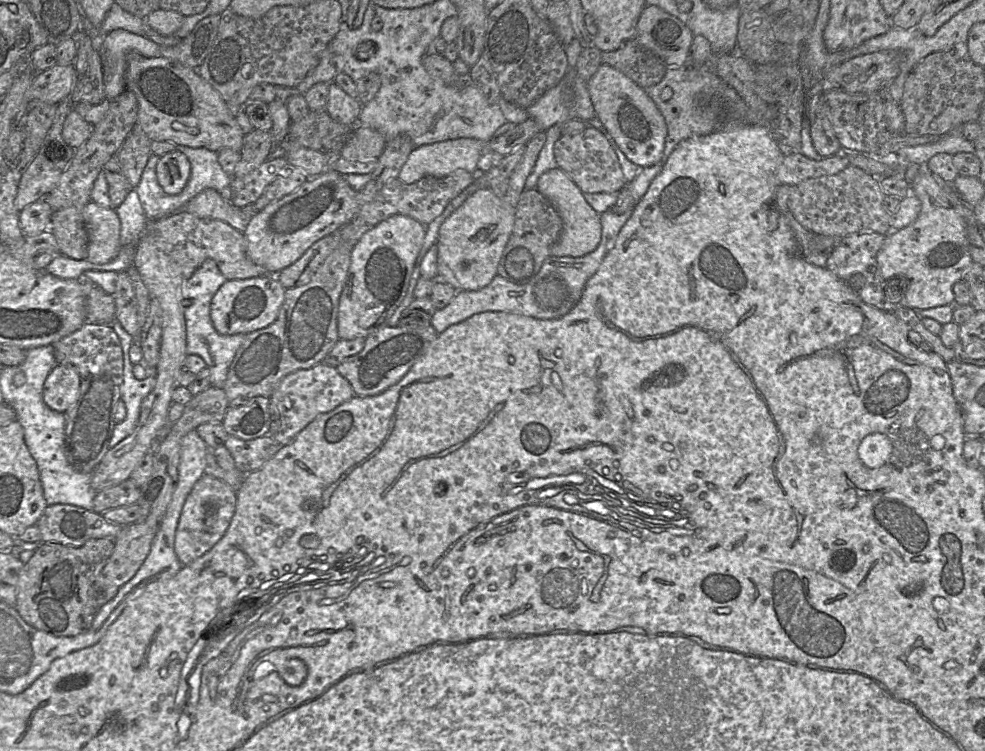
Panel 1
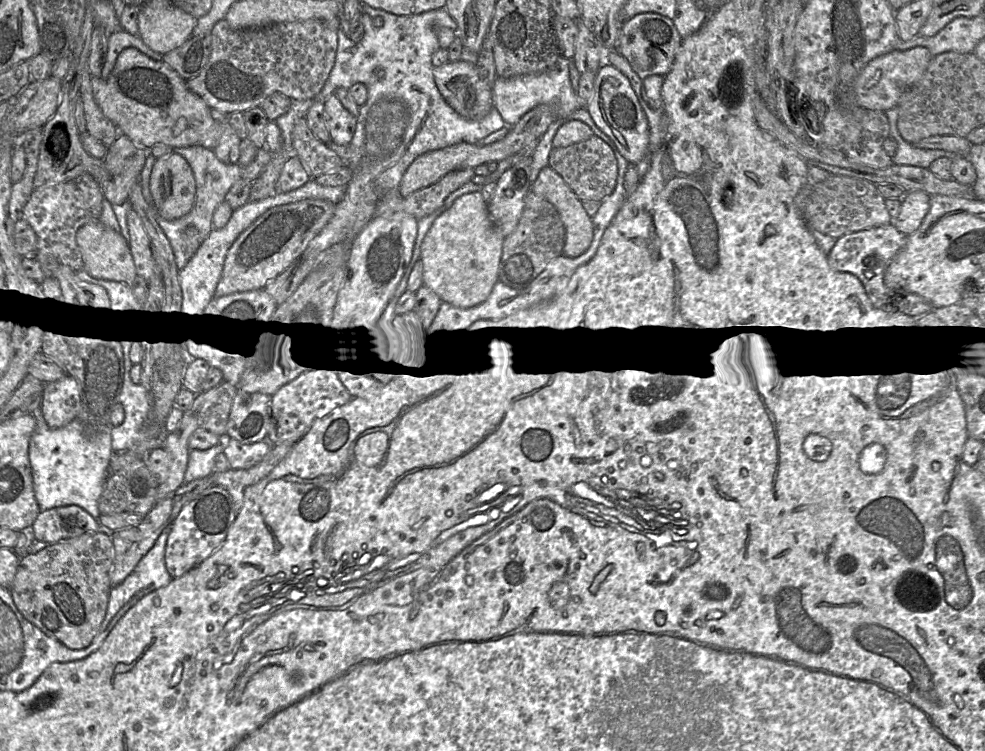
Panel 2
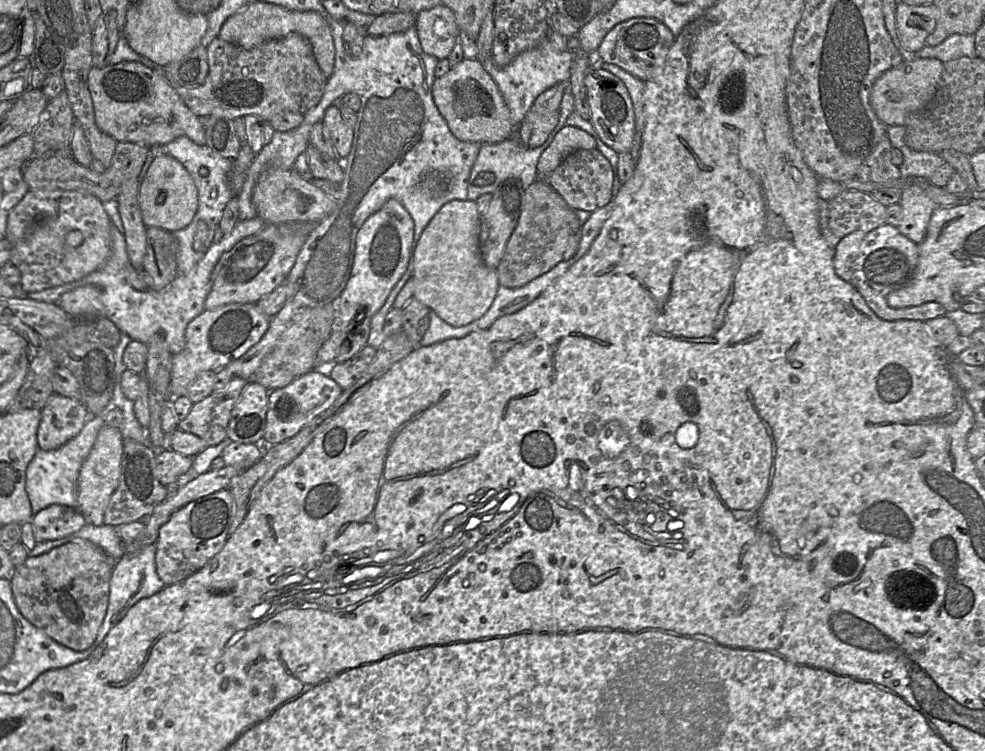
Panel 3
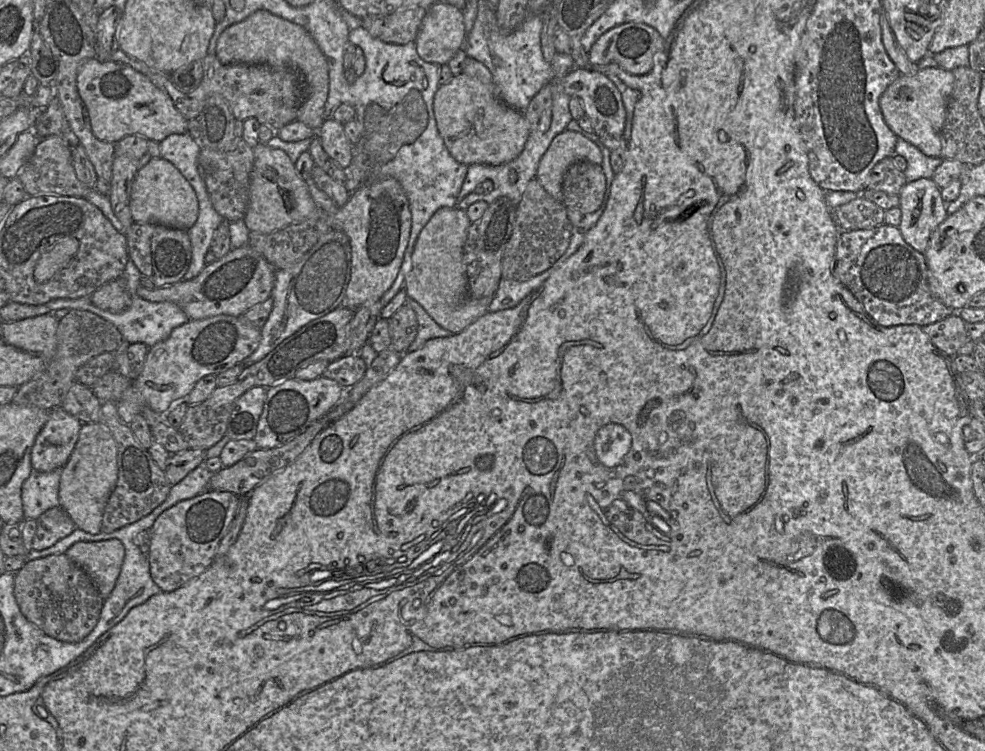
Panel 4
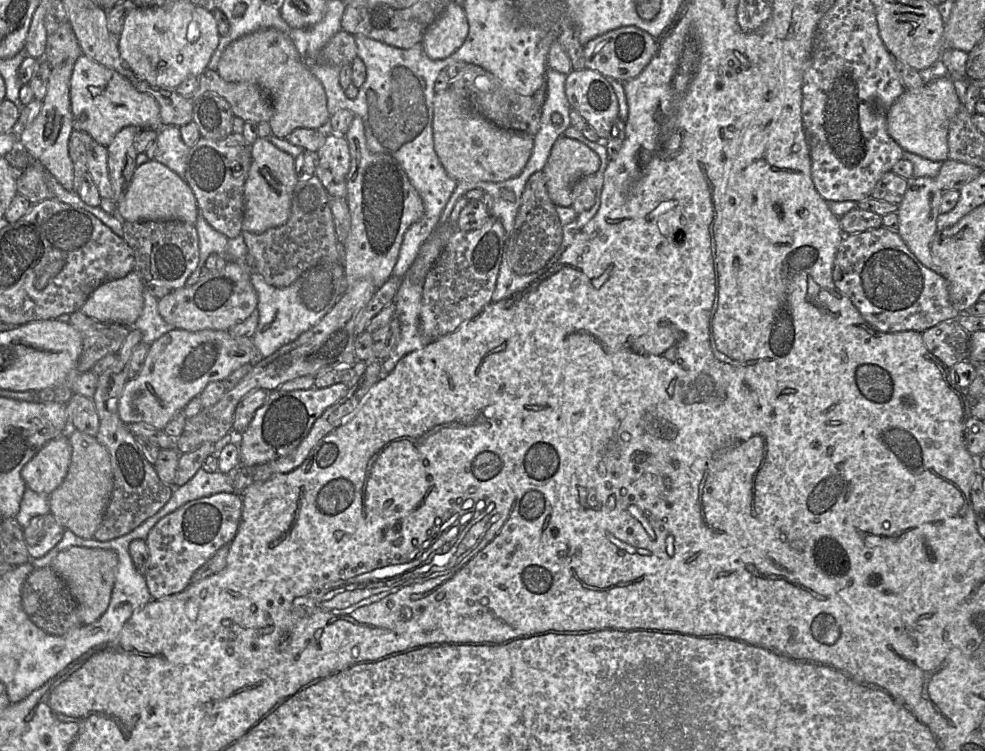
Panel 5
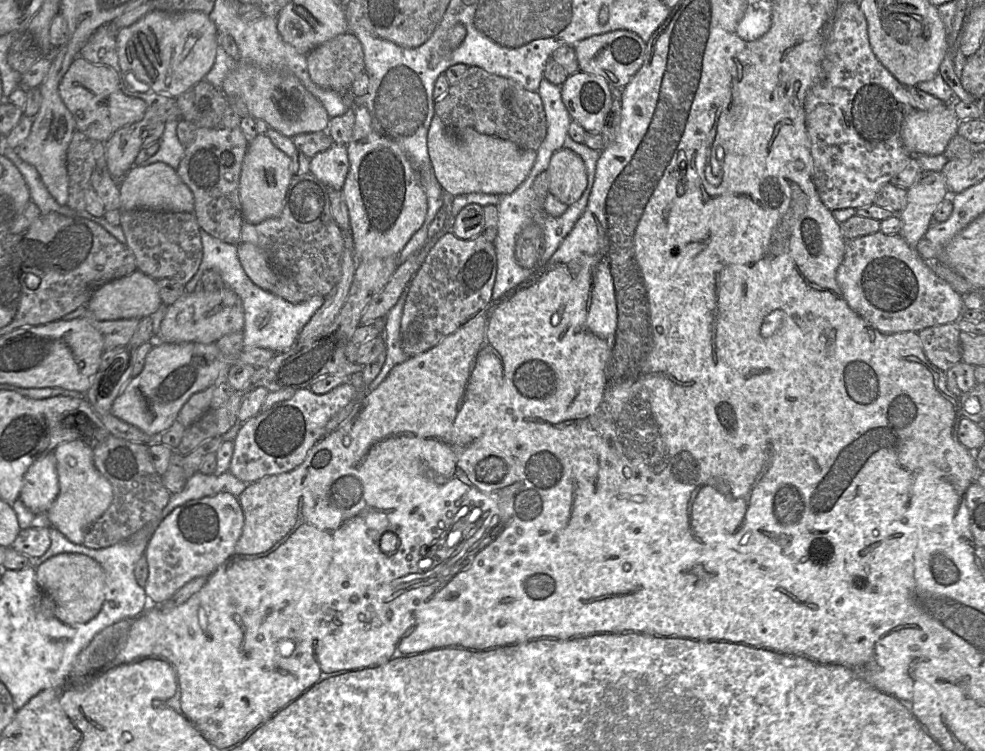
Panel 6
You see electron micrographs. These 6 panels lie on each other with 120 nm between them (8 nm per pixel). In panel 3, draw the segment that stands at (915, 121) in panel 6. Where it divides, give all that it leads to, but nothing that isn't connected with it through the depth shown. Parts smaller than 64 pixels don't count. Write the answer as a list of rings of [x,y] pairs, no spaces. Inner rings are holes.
[[[905,58],[899,66],[885,71],[870,92],[870,103],[877,118],[886,127],[906,127],[934,98],[943,68],[943,63],[936,58]]]

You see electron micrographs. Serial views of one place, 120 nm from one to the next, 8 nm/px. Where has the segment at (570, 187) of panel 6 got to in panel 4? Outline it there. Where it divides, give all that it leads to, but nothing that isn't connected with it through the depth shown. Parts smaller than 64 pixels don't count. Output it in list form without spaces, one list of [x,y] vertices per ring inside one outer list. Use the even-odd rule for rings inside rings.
[[[565,129],[553,138],[541,157],[536,179],[550,196],[562,202],[564,174],[570,165],[580,160],[601,165],[603,154],[596,143]]]

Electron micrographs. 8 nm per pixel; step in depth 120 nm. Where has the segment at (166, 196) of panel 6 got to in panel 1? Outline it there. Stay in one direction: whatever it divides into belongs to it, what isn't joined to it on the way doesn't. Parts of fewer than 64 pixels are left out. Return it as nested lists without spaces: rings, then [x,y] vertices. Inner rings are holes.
[[[175,150],[159,157],[156,176],[166,194],[177,195],[182,192],[190,175],[190,162],[182,152]]]

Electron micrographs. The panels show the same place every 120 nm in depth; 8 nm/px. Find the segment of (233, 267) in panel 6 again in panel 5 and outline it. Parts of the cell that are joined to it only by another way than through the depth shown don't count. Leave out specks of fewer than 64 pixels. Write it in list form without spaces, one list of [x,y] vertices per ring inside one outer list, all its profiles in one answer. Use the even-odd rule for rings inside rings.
[[[199,210],[195,228],[199,240],[199,262],[197,268],[186,281],[188,287],[198,282],[201,270],[211,254],[218,254],[224,257],[227,262],[232,261],[226,254],[228,238],[210,226]],[[319,261],[305,271],[294,283],[285,288],[267,284],[263,277],[251,270],[251,283],[257,293],[258,326],[252,341],[261,358],[268,357],[282,346],[296,340],[313,328],[346,291],[344,267],[341,261]]]

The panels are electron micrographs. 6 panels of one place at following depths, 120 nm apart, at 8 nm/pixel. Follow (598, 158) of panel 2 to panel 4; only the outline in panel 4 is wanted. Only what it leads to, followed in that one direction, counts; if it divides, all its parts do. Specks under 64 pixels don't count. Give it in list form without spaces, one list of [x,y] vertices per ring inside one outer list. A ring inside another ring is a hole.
[[[580,160],[566,170],[562,182],[562,203],[586,215],[596,211],[603,201],[606,177],[602,166]]]

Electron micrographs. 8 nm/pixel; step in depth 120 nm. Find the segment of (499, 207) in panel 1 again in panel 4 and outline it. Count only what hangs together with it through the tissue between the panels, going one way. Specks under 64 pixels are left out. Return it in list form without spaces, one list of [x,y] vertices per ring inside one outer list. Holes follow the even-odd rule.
[[[455,207],[438,209],[420,232],[411,256],[411,268],[403,289],[428,315],[452,334],[466,329],[488,311],[493,297],[473,299],[468,293],[463,247],[471,222],[465,210]]]

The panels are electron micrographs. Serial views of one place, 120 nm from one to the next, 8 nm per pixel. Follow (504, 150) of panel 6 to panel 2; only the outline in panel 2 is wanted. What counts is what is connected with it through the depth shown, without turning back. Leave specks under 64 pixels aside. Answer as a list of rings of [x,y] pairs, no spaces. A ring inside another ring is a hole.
[[[448,61],[434,67],[433,74],[442,97],[462,117],[479,120],[494,106],[492,87],[479,77],[476,65]]]

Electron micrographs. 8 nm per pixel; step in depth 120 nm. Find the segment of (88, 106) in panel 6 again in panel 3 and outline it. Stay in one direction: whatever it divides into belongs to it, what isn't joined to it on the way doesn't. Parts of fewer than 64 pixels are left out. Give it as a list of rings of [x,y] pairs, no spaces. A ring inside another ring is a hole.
[[[140,62],[93,66],[88,75],[88,87],[97,127],[117,142],[129,141],[150,147],[166,145],[177,137],[187,136],[199,145],[206,143],[201,119],[185,105],[161,74]]]

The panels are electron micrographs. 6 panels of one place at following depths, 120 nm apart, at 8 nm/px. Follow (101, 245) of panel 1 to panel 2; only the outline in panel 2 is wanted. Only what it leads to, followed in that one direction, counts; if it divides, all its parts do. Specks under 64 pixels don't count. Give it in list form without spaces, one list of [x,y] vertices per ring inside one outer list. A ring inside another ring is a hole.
[[[99,219],[78,228],[77,245],[82,253],[83,268],[96,279],[108,279],[132,284],[137,276],[133,257],[126,238],[121,232],[105,226]]]

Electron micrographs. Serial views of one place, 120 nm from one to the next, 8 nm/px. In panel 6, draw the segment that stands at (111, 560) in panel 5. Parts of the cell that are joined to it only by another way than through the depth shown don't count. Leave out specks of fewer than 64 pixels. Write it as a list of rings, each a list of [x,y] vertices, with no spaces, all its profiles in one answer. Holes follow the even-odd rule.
[[[61,553],[36,569],[36,583],[55,604],[55,617],[67,625],[83,624],[94,618],[105,599],[105,573],[93,558],[80,553]]]

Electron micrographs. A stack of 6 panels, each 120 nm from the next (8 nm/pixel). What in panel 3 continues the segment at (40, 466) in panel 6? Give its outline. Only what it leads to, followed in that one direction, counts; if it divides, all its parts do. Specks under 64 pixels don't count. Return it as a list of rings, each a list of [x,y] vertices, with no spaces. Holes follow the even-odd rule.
[[[55,392],[41,414],[37,442],[38,448],[45,451],[57,449],[77,436],[90,417],[81,401]]]

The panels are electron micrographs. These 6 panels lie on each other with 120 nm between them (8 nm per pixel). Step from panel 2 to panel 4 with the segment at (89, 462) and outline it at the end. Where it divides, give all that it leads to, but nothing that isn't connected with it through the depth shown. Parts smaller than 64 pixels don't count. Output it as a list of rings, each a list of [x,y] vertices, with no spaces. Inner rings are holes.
[[[32,468],[21,492],[24,519],[36,520],[46,510],[59,505],[61,471],[40,472]]]

